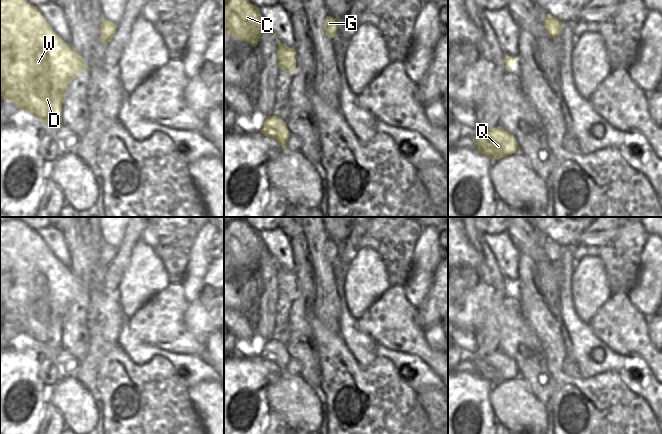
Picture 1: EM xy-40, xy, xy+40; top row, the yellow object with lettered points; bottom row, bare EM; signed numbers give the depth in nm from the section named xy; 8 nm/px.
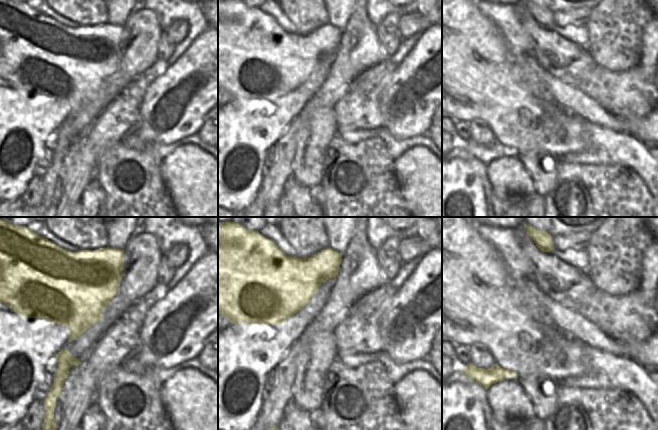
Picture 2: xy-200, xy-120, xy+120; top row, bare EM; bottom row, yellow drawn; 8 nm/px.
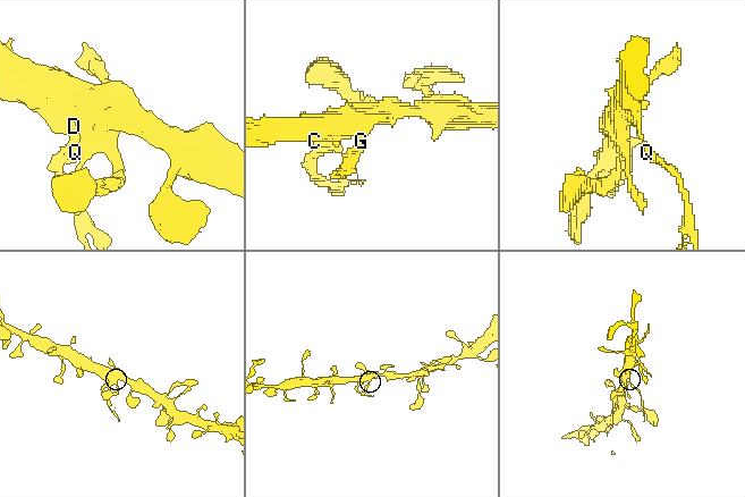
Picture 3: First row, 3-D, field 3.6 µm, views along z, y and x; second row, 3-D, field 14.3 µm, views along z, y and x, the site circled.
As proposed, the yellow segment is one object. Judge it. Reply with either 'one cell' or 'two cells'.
two cells

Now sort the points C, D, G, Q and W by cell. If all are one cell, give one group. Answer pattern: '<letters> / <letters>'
C D G W / Q

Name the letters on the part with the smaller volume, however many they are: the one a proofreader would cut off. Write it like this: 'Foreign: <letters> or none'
Foreign: Q

